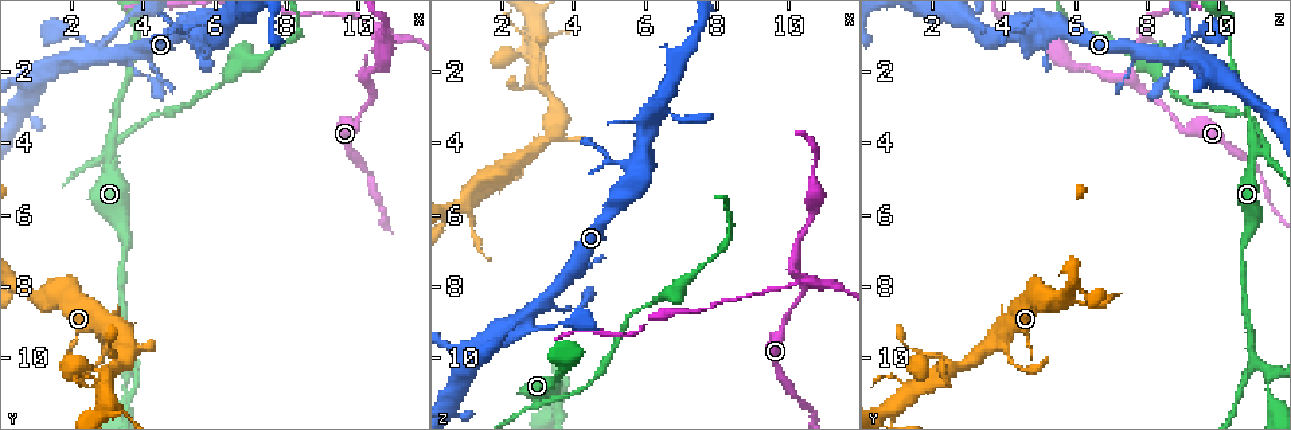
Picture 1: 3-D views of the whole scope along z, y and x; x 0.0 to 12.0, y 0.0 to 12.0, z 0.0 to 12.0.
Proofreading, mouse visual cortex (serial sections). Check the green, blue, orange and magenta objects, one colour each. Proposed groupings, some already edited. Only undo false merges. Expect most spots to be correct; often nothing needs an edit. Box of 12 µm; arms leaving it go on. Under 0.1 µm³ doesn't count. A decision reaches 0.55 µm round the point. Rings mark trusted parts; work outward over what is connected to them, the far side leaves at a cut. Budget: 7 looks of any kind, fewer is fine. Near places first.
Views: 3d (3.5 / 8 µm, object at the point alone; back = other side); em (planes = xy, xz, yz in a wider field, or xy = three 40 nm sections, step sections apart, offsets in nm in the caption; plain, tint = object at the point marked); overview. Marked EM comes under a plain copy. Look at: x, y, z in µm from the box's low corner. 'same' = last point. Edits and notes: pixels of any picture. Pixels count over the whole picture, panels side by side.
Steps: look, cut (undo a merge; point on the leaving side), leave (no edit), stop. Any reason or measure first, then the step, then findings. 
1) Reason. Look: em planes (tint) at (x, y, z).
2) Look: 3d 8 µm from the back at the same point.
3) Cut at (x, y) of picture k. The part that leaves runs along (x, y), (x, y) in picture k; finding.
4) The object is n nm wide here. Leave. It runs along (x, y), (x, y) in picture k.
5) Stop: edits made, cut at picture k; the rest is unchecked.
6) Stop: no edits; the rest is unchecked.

Four-way junction. Look: 3d 3.5 µm at (3.0, 4.2, 11.0).

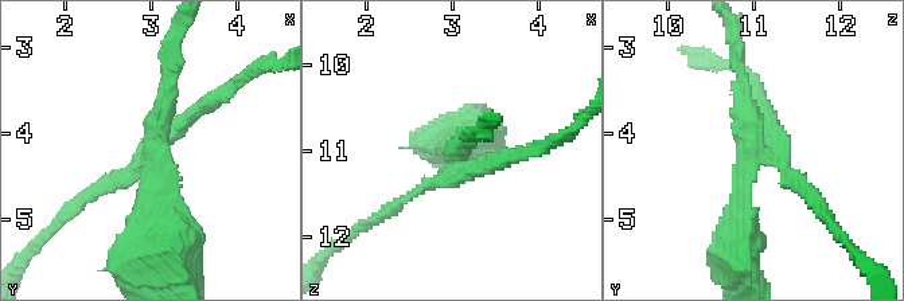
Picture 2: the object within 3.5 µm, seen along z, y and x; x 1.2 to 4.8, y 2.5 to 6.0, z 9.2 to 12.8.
Look: em xy step 1 (tint) at (3.05, 4.20, 11.00).

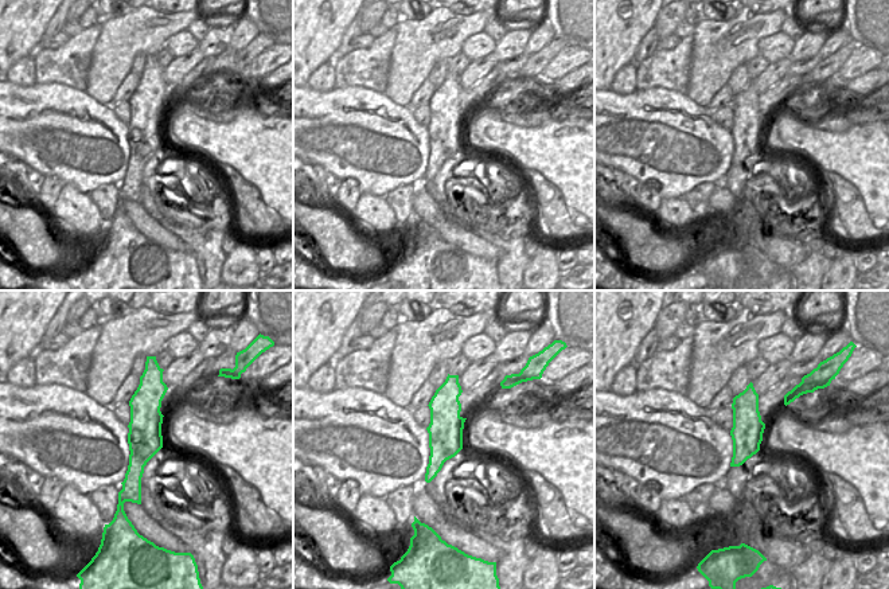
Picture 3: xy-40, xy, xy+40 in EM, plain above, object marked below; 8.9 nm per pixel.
Cut at (115, 183) of picture 2. The part that leaves runs along (456, 161), (480, 169), (550, 145) in picture 2; a second cell is stuck on.

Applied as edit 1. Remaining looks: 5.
Redraw. Look: overview.

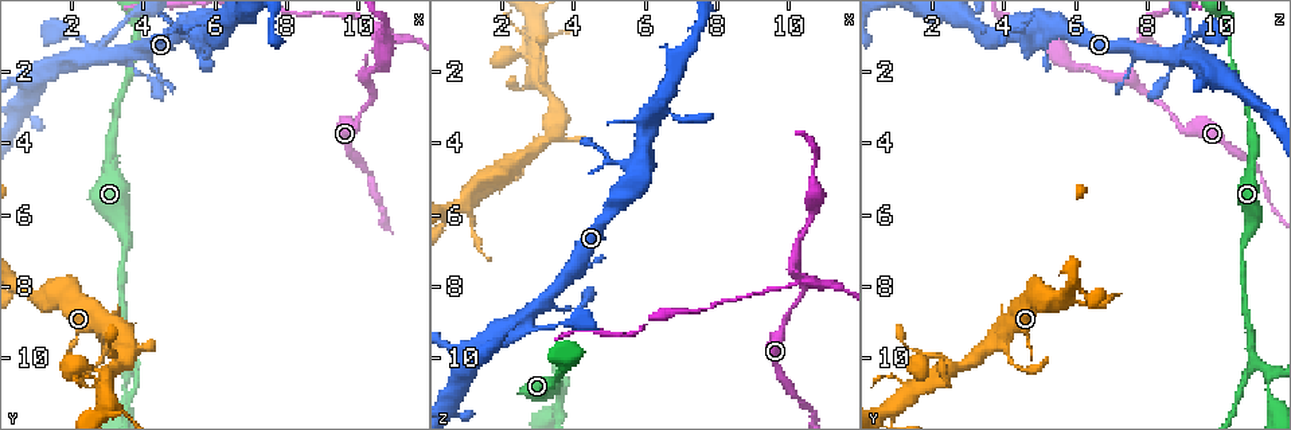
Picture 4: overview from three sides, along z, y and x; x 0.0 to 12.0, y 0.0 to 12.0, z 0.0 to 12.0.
Three-way junction. Look: 3d 3.5 µm from the back at (10.1, 2.1, 7.6).

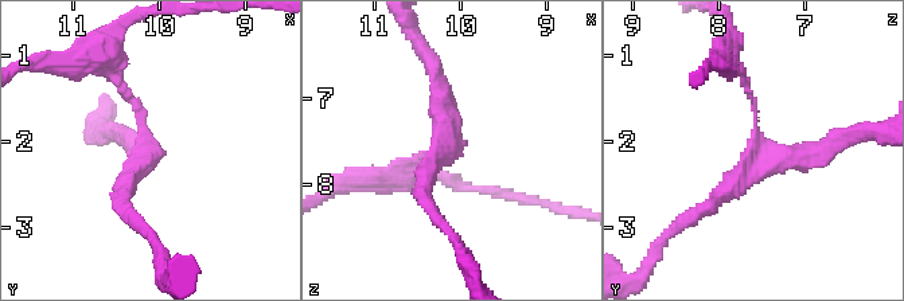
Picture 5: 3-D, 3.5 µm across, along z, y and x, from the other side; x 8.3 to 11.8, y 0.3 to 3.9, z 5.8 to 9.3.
3 arms meet here. Cut at (110, 77) of picture 5. The part that leaves runs along (145, 120), (113, 70), (113, 38) in picture 5; a second cell is stuck on.

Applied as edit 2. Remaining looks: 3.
Redraw. Look: overview.

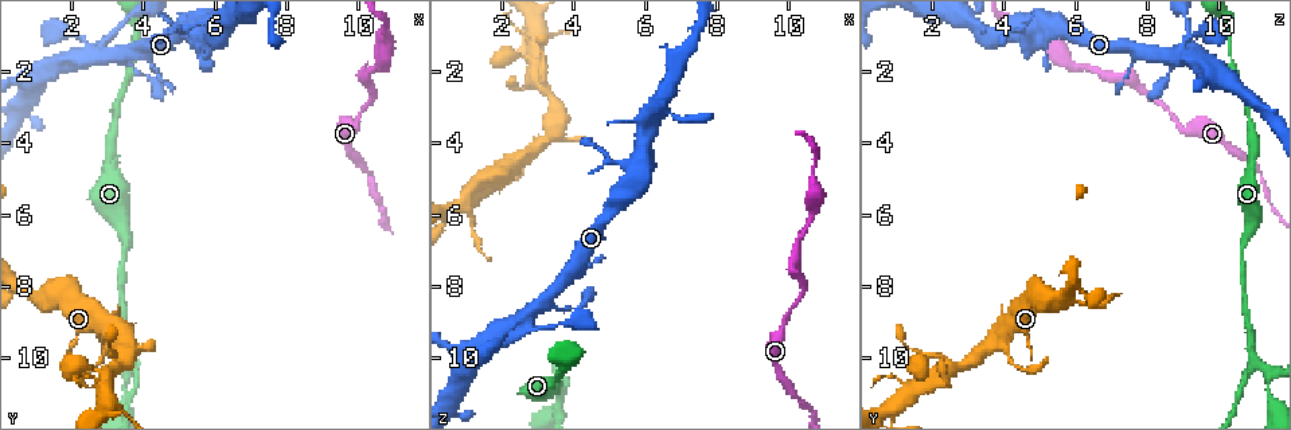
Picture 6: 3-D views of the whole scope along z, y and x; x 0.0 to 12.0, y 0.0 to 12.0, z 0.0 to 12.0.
Branch point. Look: 3d 3.5 µm at (3.5, 10.1, 11.0).

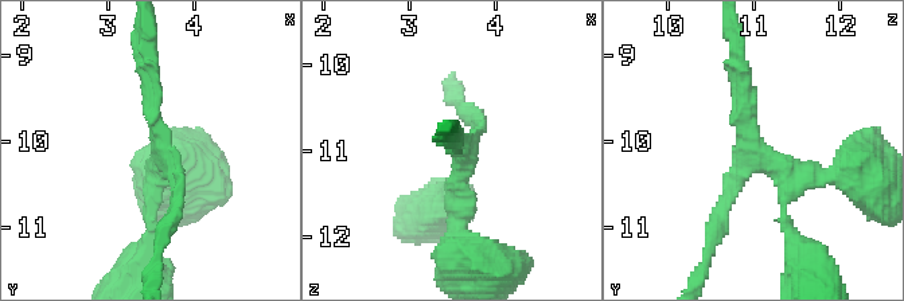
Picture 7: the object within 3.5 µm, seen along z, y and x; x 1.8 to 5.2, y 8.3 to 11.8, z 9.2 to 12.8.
Look: em planes (tint) at (3.65, 10.05, 11.00).

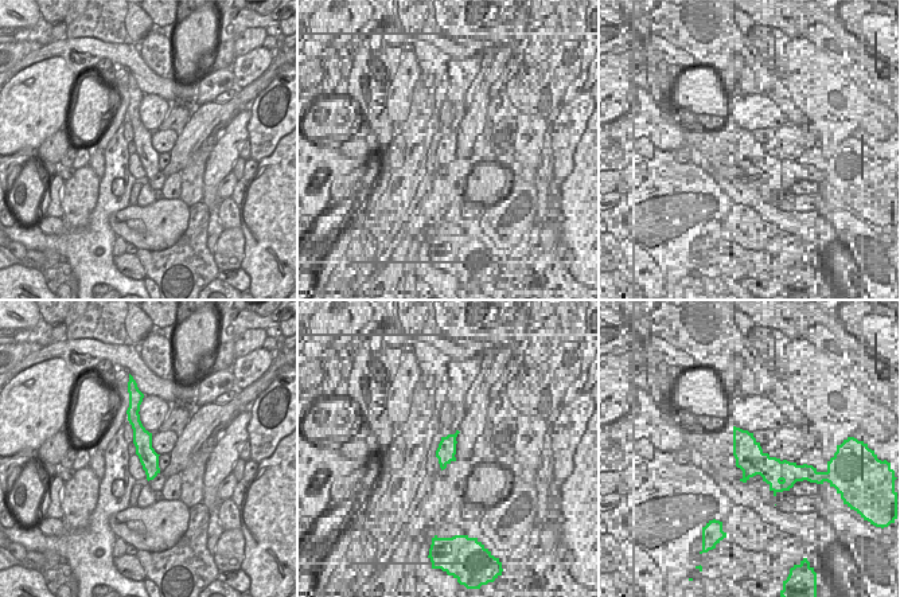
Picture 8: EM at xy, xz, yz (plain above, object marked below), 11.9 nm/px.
The arms are 200, 200, 200 nm wide. Leave. It runs along (133, 410), (150, 459), (150, 476) in picture 8; one cell here.

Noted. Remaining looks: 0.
Stop: edits made, cut at picture 2, cut at picture 5; the rest is unchecked.

